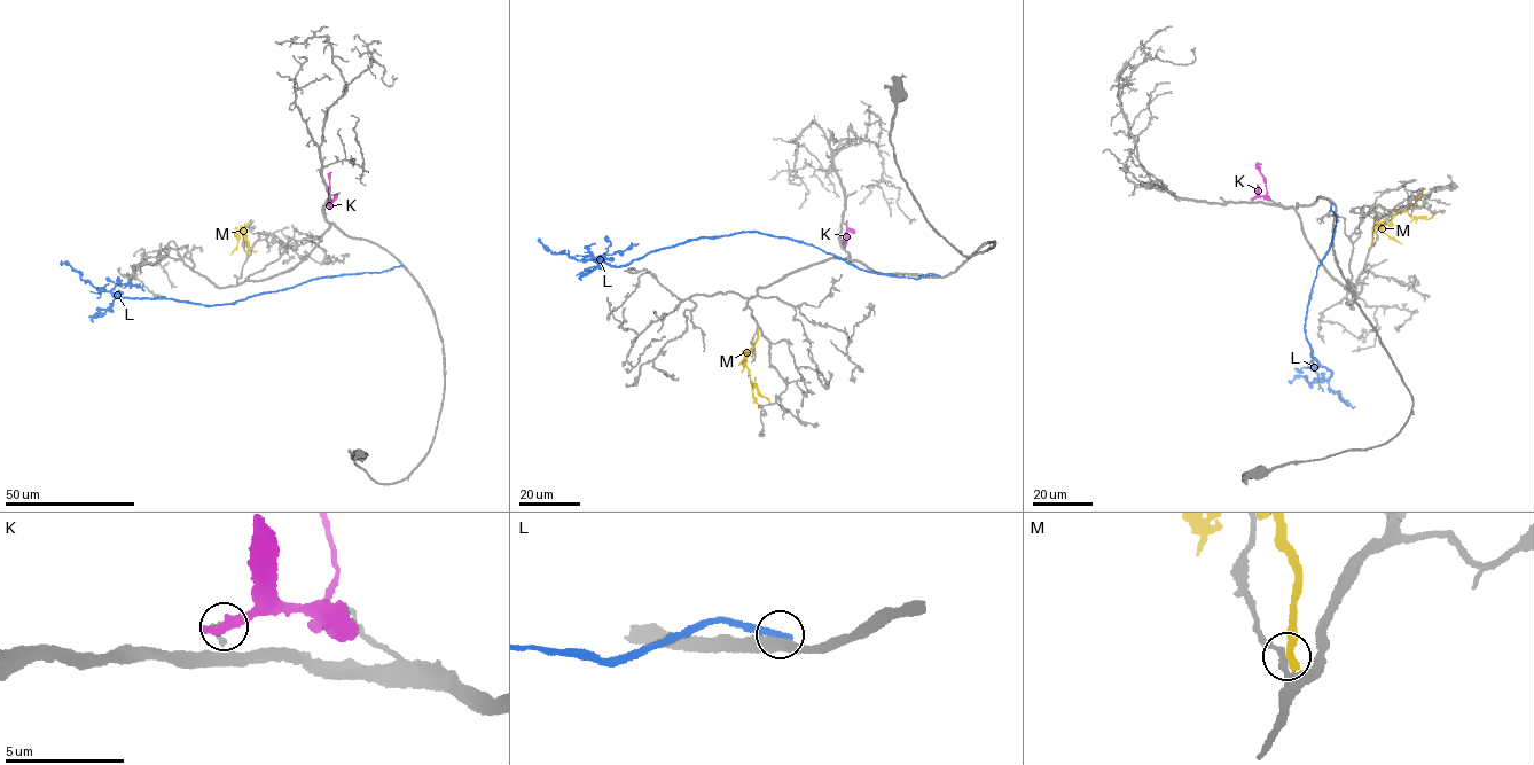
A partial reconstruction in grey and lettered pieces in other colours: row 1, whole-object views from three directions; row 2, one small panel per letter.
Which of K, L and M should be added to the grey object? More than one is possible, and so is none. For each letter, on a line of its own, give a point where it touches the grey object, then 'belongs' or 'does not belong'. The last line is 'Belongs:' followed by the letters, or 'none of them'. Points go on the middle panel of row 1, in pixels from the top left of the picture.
K: contact (846, 224); does not belong
L: contact (938, 275); does not belong
M: contact (757, 330); does not belong
Belongs: none of them

